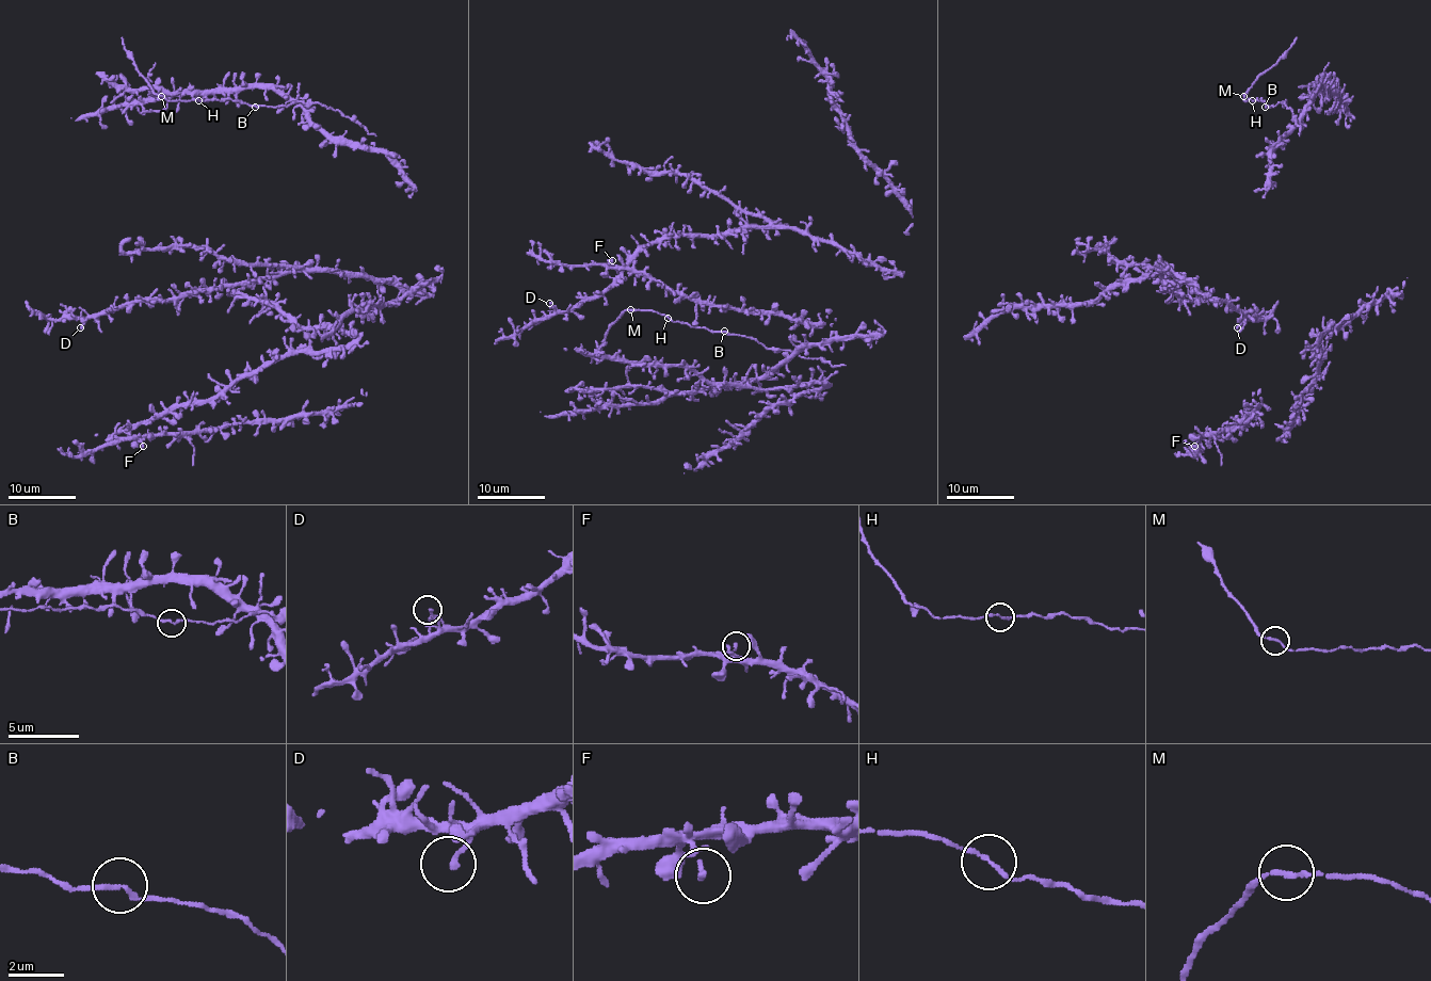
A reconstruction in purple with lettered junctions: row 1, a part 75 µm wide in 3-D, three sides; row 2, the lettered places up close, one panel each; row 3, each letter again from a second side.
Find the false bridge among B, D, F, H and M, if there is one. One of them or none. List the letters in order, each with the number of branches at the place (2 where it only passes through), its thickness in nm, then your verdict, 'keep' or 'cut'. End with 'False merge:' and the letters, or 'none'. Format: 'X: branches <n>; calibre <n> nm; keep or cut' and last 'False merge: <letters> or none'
B: branches 2; calibre 170 nm; keep
D: branches 2; calibre 130 nm; keep
F: branches 2; calibre 150 nm; keep
H: branches 2; calibre 160 nm; keep
M: branches 2; calibre 160 nm; keep
False merge: none

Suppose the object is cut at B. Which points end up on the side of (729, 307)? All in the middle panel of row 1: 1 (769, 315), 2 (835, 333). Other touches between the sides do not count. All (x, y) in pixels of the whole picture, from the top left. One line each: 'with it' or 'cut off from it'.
1: with it
2: with it

